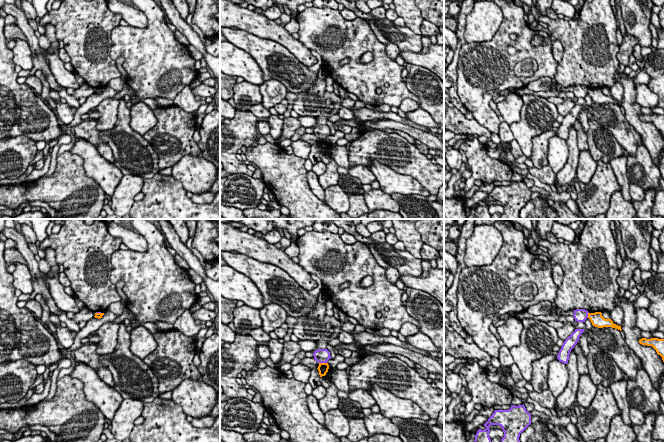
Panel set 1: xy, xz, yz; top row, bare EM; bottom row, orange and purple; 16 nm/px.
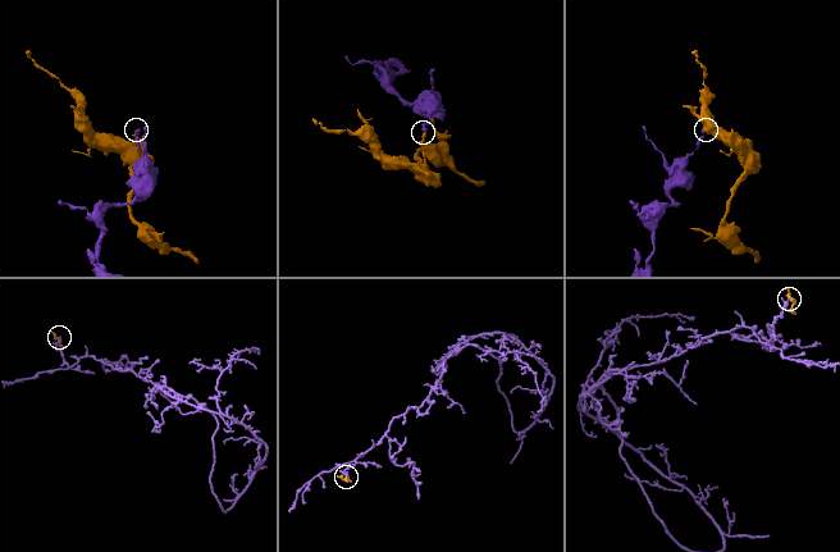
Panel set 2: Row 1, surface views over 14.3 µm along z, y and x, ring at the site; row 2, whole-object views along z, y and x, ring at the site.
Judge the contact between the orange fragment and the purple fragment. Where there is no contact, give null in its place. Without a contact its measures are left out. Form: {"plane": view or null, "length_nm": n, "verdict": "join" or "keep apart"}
{"plane": "xz", "length_nm": 130, "verdict": "keep apart"}

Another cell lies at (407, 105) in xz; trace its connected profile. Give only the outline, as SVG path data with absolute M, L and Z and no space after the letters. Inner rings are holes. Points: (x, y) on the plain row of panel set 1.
M405 98L400 106L399 109L402 110L403 112L412 112L417 110L420 107L419 103L416 102L415 100L411 99L411 98Z

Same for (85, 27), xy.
M63 0L57 10L48 11L40 19L40 24L52 24L55 27L56 39L63 41L74 71L86 84L103 89L112 79L121 77L116 61L110 57L111 32L120 25L121 20L120 14L110 11L107 0Z

